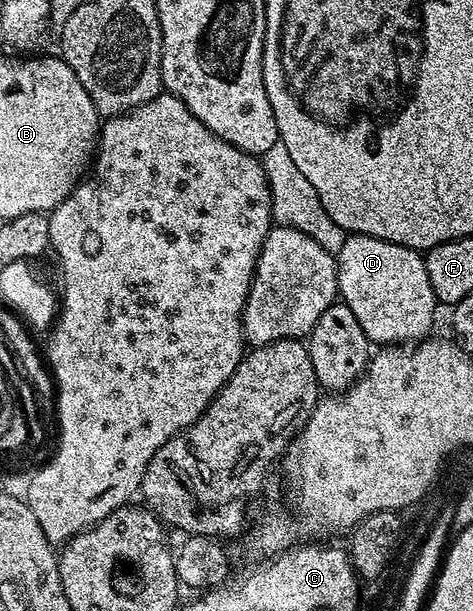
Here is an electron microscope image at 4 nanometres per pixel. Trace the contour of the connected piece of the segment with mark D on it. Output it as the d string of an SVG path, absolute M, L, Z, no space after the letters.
M347 234L344 245L336 252L338 265L338 293L341 302L352 309L360 329L374 345L410 345L431 334L434 327L436 300L432 293L432 281L428 281L426 260L417 251L392 241L384 241L367 235Z

